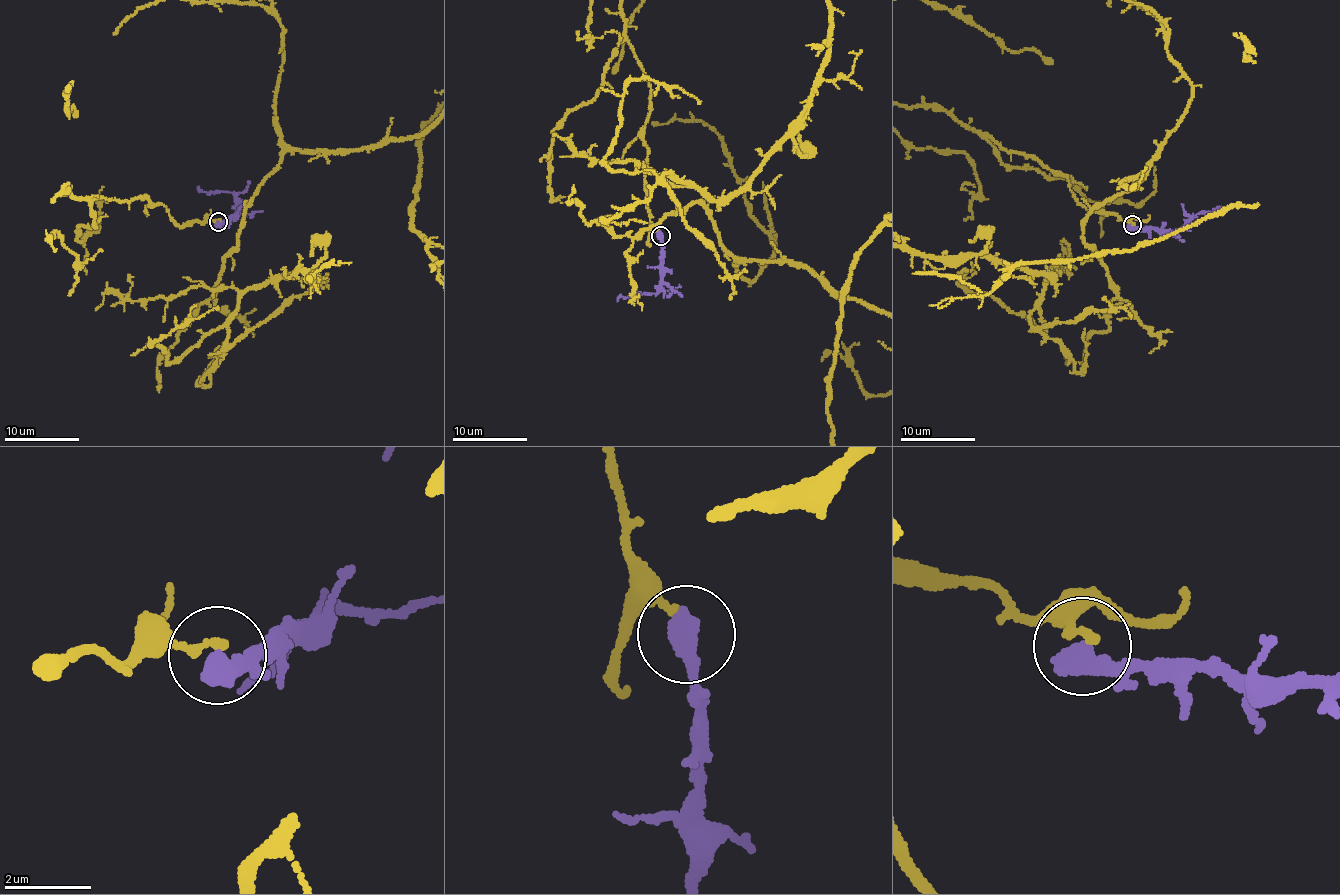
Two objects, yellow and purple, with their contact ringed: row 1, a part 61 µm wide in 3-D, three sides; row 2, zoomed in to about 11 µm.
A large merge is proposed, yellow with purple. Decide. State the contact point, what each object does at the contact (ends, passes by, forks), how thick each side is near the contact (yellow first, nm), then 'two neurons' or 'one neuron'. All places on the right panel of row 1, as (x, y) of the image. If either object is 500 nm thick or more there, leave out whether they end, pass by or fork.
at (1132, 225); 240 nm thick on the yellow side, 550 nm on the other; two neurons

